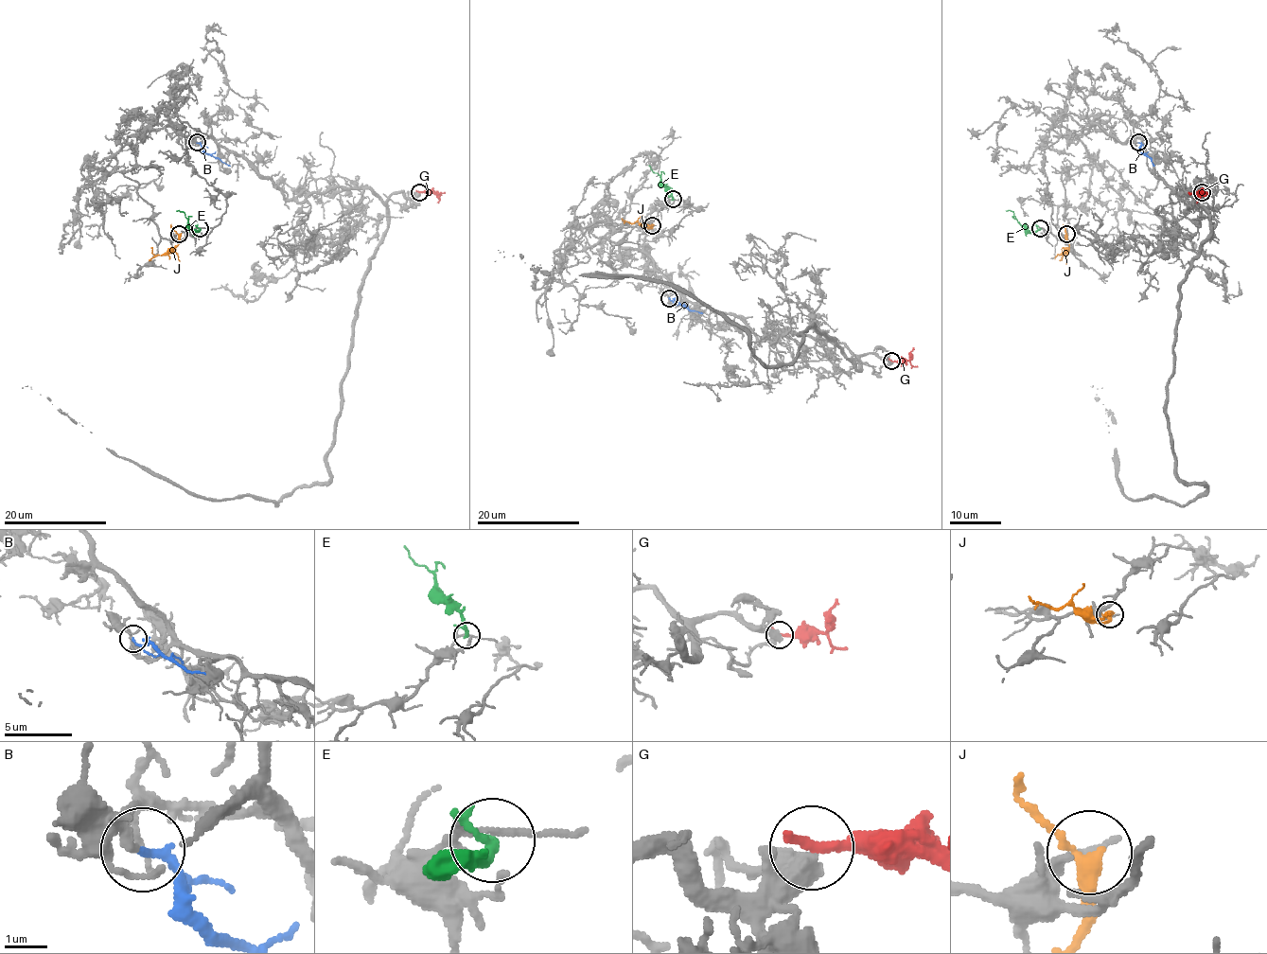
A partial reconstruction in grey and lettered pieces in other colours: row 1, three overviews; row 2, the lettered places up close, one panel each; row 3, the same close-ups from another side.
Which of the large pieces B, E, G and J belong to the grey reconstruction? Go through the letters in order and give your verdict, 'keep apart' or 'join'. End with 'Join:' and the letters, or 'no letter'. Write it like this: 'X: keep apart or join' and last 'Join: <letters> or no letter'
B: keep apart
E: keep apart
G: keep apart
J: keep apart
Join: no letter

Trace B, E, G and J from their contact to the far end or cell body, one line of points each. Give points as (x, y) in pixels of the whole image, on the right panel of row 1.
B: (1138, 142), (1139, 150), (1152, 159), (1153, 166)
E: (1039, 228), (1028, 231), (1013, 211), (1006, 210)
G: (1202, 192), (1193, 195), (1188, 192)
J: (1066, 234), (1069, 246), (1063, 256), (1064, 248)

